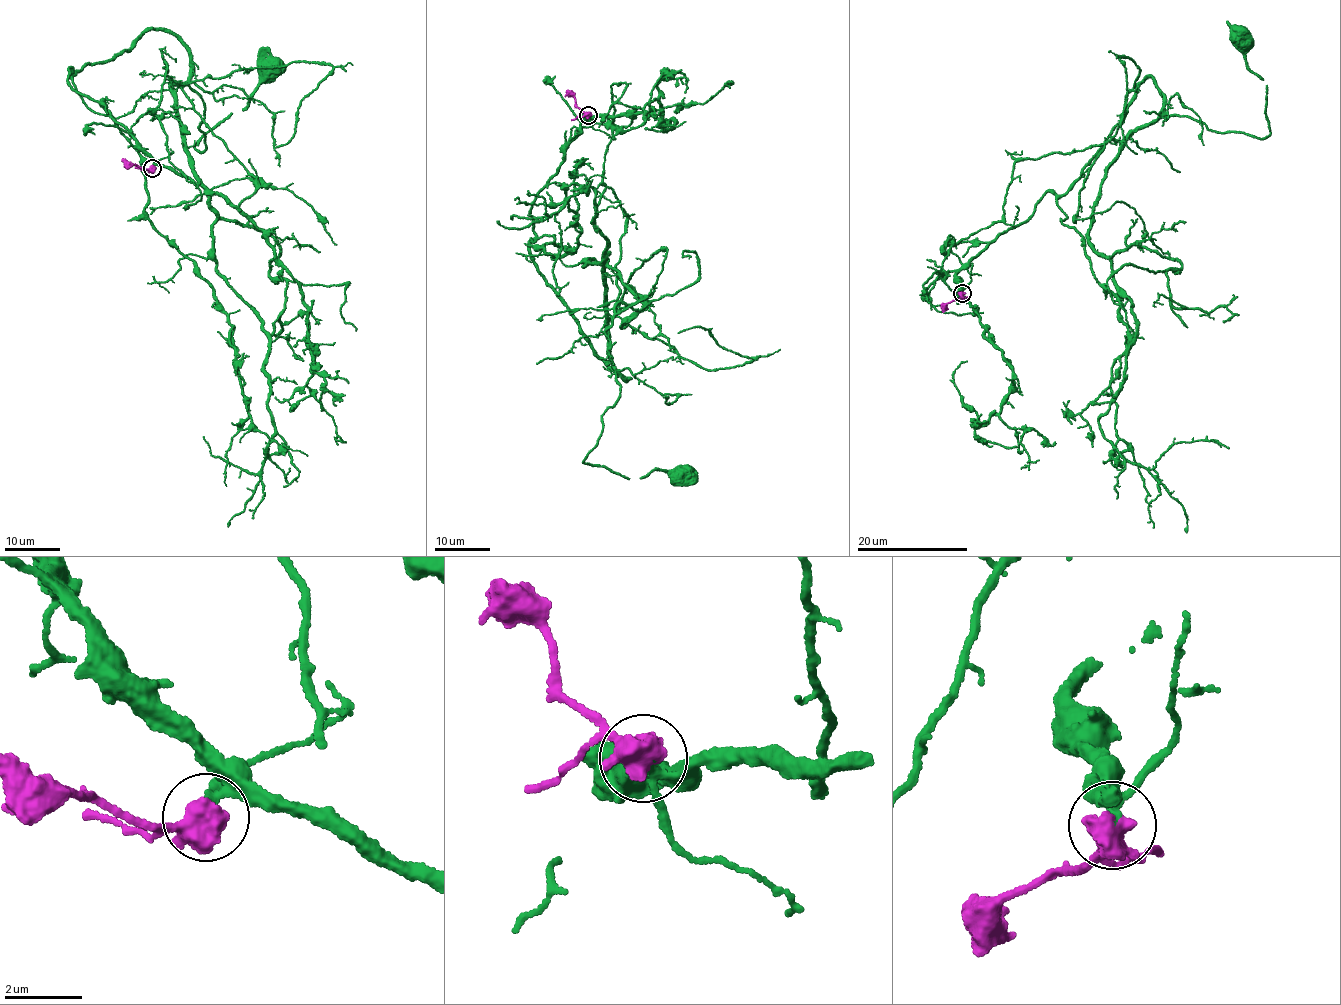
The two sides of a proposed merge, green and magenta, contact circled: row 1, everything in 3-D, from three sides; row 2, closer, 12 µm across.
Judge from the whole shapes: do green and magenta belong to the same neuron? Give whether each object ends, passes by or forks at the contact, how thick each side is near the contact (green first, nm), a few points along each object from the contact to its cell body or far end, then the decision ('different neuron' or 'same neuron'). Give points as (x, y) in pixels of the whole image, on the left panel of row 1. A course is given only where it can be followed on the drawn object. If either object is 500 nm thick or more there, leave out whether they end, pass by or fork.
calibres 200 and 850 nm; course green (152, 168), (131, 127), (161, 116), (164, 63), (202, 100), (202, 152), (271, 67); course magenta (152, 168), (147, 169), (121, 161); same neuron

